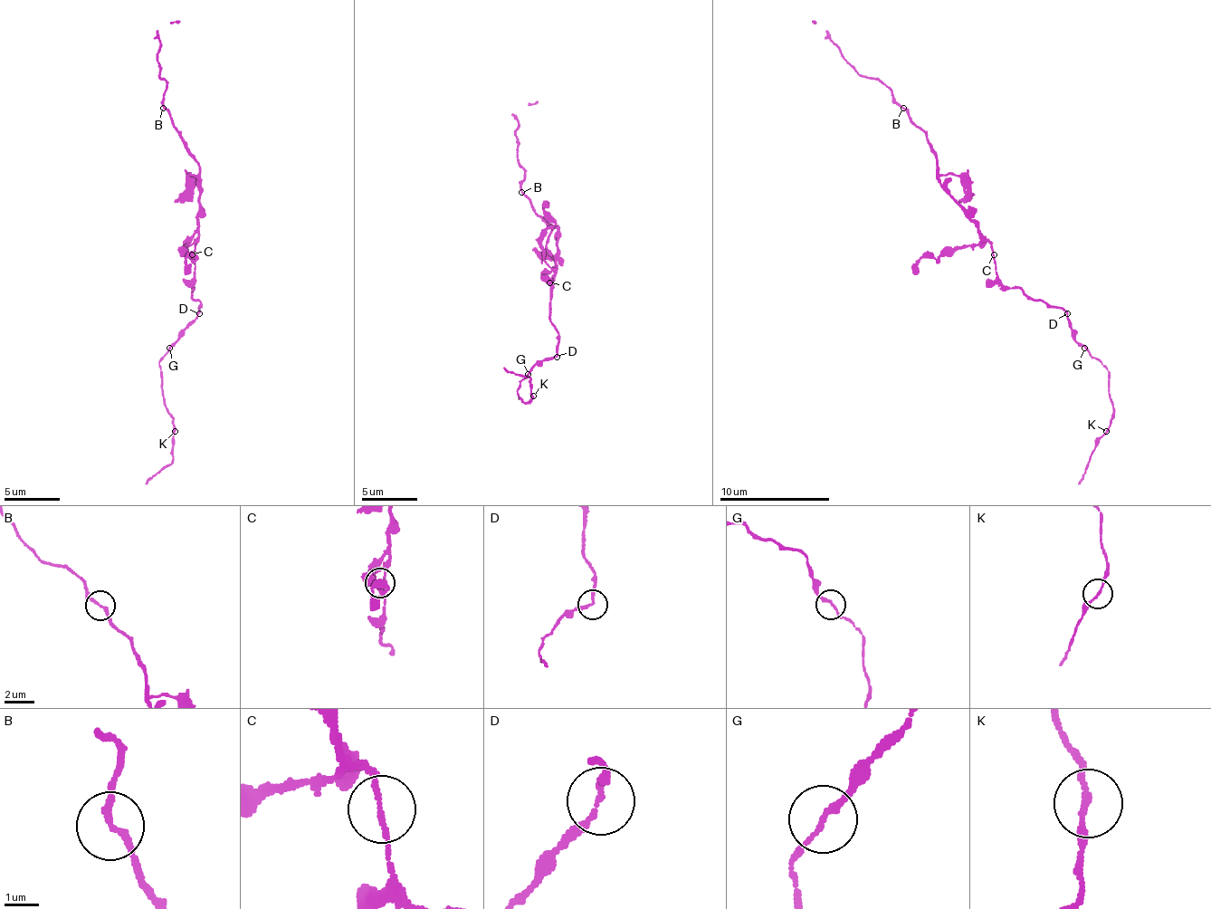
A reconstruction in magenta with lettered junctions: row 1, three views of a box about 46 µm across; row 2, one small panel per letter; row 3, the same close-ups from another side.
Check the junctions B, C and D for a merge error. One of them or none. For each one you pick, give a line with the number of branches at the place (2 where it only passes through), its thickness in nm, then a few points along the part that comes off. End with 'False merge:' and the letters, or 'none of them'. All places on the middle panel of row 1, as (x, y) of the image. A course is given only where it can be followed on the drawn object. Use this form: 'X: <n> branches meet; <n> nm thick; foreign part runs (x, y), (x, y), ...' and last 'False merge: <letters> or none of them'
False merge: none of them

